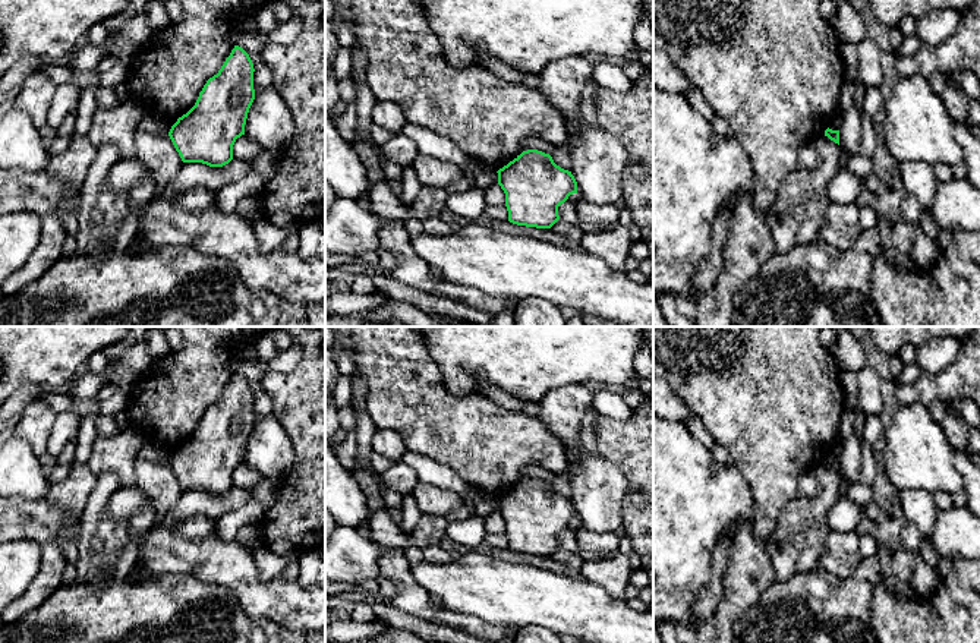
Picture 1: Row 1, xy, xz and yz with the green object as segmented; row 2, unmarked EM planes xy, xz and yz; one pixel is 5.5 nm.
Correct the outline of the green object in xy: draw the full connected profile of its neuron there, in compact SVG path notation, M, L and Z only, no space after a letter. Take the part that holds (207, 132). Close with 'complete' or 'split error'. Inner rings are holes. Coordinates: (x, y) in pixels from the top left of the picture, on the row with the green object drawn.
M234 45L218 73L204 85L195 105L168 132L183 163L223 167L233 160L233 145L245 135L255 100L253 72L249 54Z; complete

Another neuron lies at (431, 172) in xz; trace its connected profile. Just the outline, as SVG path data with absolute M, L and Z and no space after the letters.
M417 155L412 167L415 168L420 186L435 186L445 189L453 182L463 177L463 168L451 161L442 161L429 155Z

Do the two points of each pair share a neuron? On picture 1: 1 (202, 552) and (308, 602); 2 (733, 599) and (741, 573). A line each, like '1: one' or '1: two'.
1: one
2: one

